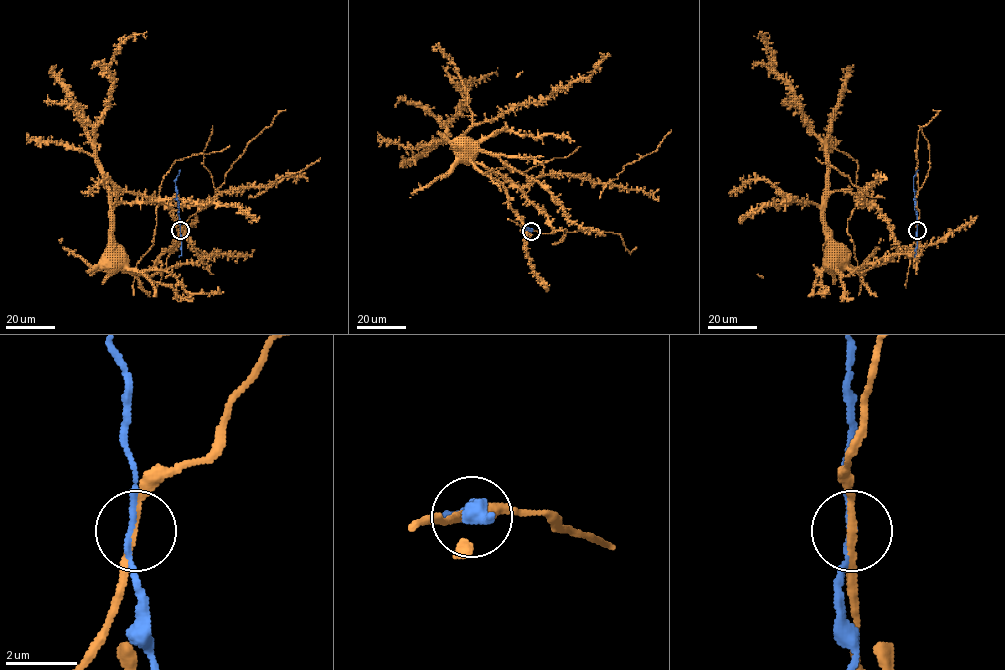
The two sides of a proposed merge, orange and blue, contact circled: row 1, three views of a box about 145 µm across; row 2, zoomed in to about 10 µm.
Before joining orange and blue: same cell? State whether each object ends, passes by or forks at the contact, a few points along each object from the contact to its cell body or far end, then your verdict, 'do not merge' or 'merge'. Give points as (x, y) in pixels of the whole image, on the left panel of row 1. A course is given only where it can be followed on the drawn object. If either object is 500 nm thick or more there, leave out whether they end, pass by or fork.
orange passes by; blue passes by; orange runs (180, 230), (154, 265), (126, 272), (110, 246), (110, 196), (203, 203), (245, 188), (266, 191), (320, 157); blue runs (180, 230), (175, 179), (180, 170); do not merge

